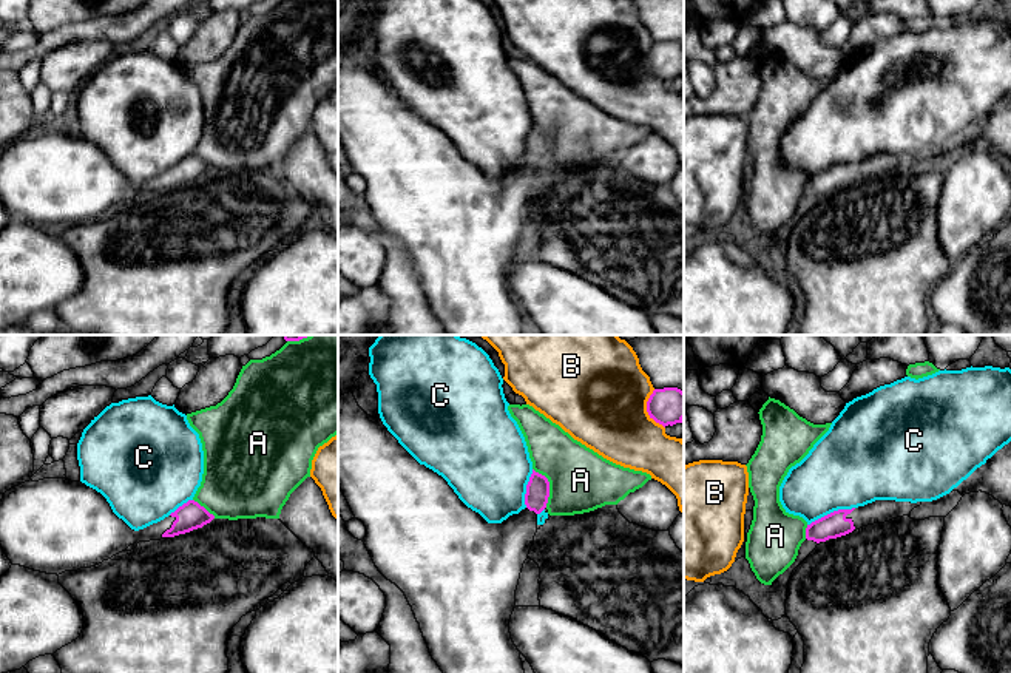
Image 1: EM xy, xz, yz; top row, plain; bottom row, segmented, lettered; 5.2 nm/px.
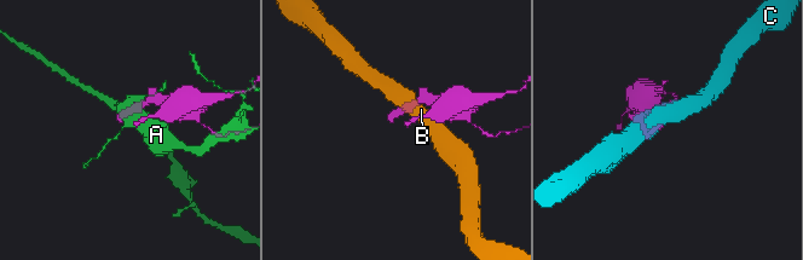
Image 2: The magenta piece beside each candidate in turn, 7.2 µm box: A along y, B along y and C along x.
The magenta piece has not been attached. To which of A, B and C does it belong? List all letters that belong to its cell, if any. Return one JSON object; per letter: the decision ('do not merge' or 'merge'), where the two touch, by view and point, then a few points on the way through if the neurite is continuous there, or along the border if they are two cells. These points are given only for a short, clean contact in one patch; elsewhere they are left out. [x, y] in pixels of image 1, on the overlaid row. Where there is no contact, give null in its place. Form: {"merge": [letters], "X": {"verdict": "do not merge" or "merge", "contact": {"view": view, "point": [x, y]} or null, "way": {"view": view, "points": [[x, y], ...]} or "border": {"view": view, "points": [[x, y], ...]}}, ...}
{"merge": [], "A": {"verdict": "do not merge", "contact": {"view": "xz", "point": [548, 486]}}, "B": {"verdict": "do not merge", "contact": {"view": "xz", "point": [647, 409]}}, "C": {"verdict": "do not merge", "contact": {"view": "yz", "point": [831, 513]}, "border": {"view": "yz", "points": [[854, 507], [834, 510], [808, 525]]}}}

